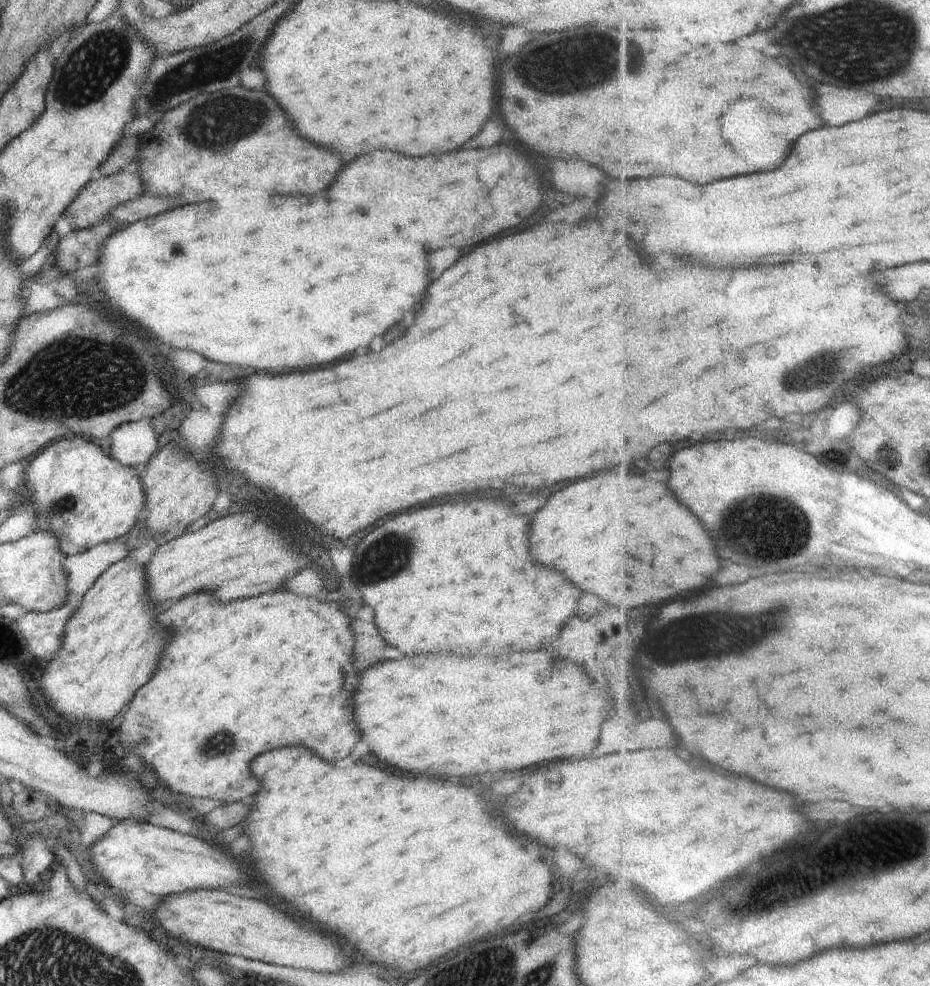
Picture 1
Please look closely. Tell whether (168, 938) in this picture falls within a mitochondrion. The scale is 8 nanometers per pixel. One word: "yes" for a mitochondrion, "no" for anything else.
no

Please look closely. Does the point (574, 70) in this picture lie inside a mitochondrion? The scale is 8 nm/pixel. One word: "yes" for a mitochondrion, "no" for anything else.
yes

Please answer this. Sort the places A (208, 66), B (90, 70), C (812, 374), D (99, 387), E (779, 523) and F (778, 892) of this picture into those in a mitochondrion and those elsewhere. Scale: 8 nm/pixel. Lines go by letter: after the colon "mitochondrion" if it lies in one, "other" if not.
A: mitochondrion
B: mitochondrion
C: mitochondrion
D: mitochondrion
E: mitochondrion
F: mitochondrion

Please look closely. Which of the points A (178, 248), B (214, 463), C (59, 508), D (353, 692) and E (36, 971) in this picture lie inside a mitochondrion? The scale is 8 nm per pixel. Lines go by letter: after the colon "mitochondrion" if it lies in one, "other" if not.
A: mitochondrion
B: other
C: mitochondrion
D: other
E: mitochondrion

